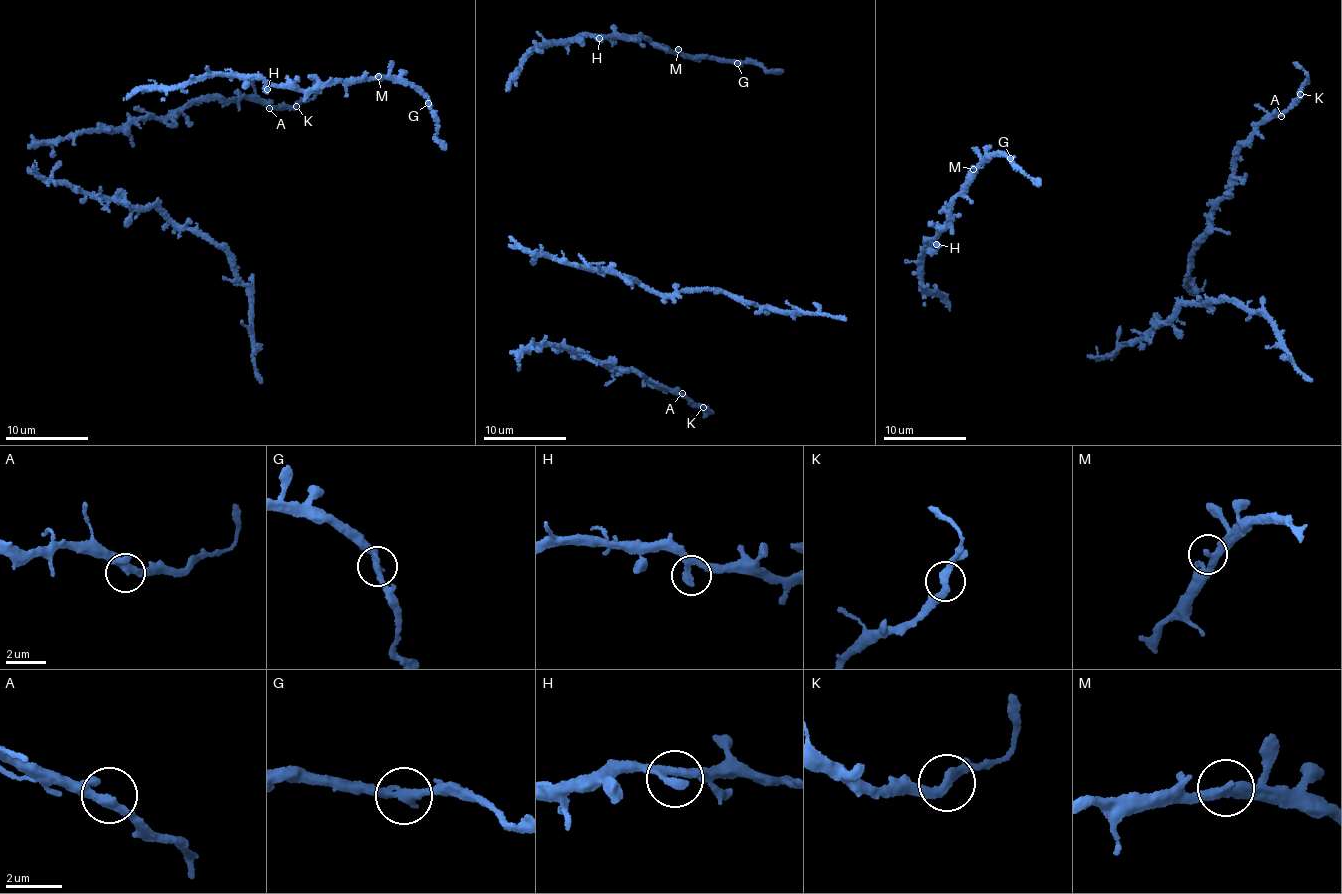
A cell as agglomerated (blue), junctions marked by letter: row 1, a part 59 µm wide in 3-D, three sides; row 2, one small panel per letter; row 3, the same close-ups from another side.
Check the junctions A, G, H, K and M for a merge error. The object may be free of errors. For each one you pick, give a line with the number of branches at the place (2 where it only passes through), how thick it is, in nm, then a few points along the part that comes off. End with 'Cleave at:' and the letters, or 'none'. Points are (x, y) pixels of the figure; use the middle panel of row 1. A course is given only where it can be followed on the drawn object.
Cleave at: none

